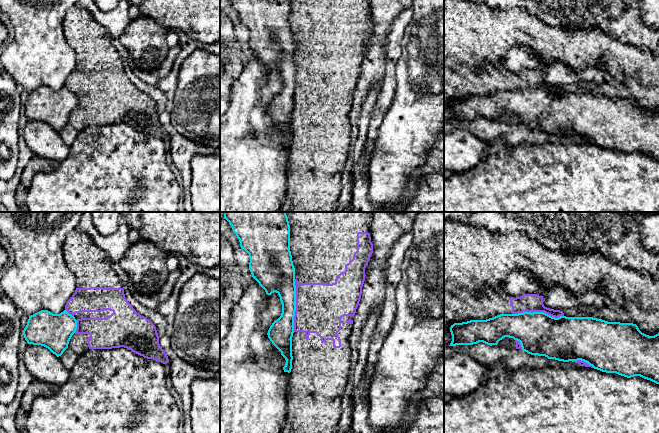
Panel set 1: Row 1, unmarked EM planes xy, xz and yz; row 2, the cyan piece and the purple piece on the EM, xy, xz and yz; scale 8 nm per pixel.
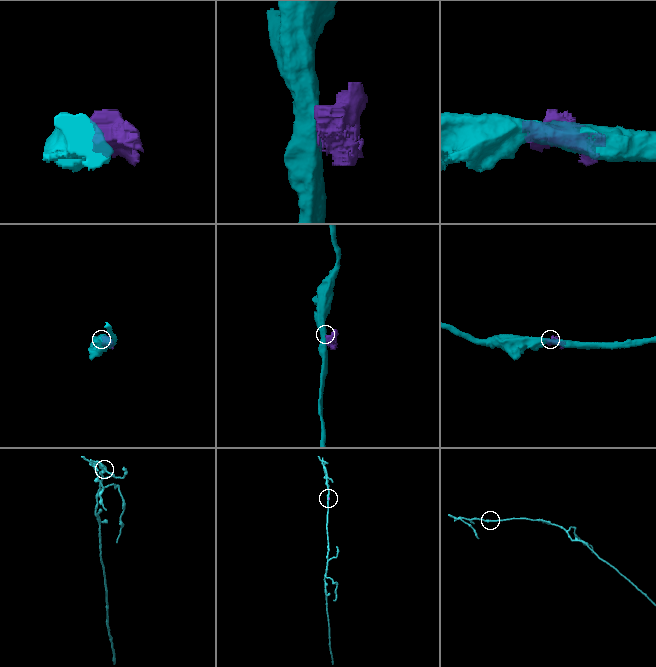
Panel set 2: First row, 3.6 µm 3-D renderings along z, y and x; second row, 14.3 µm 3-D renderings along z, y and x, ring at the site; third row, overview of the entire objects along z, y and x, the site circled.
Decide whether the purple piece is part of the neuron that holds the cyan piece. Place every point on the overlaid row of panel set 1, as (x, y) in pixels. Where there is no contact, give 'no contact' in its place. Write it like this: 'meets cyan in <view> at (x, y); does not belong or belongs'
meets cyan in xz at (295, 305); does not belong

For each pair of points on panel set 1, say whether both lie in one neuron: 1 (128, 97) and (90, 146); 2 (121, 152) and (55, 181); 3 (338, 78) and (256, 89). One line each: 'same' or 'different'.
1: different
2: same
3: different

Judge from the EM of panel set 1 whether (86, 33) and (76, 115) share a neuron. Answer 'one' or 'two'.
one

